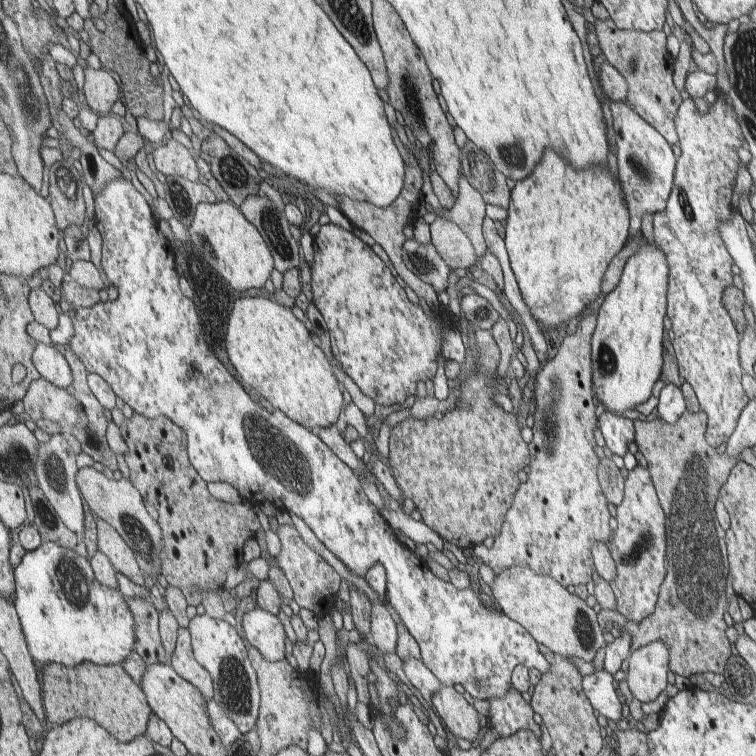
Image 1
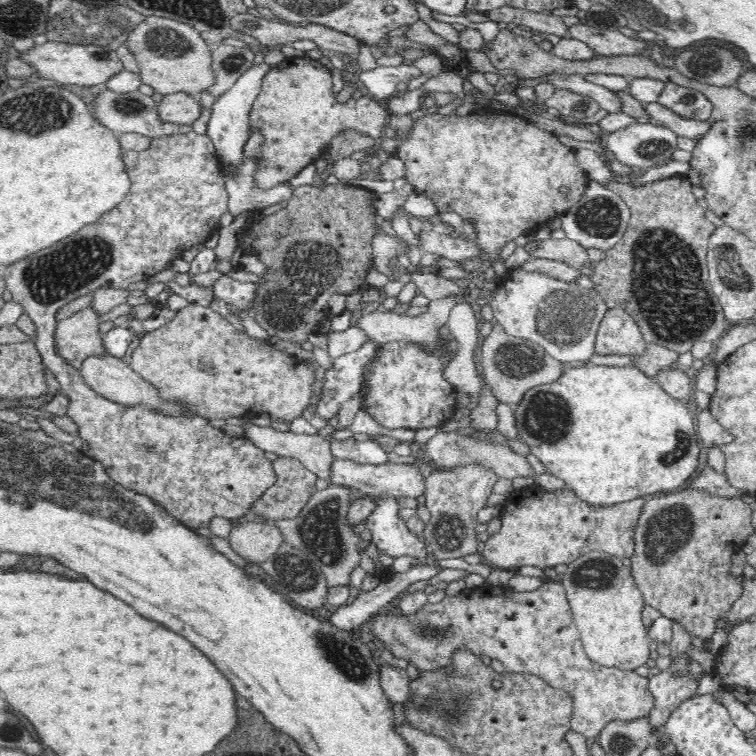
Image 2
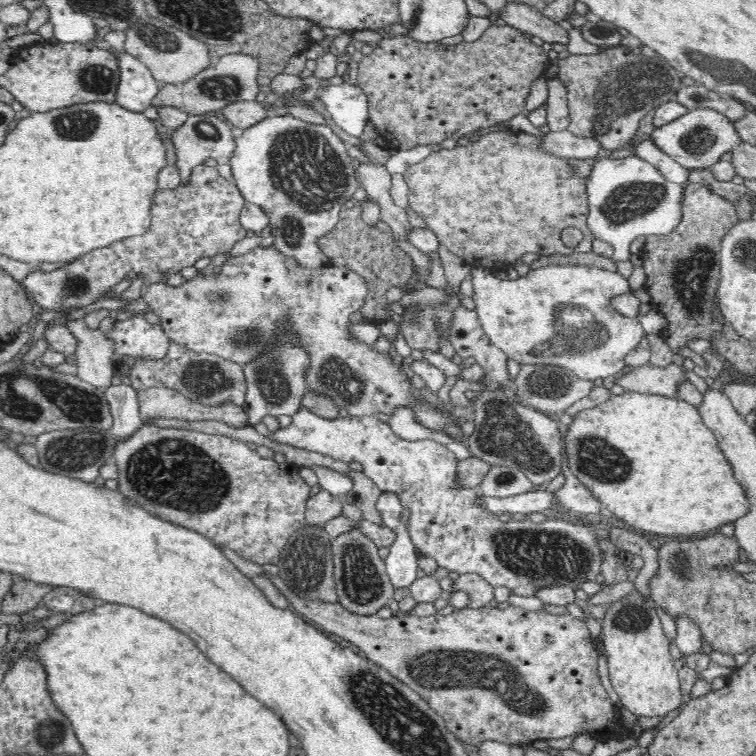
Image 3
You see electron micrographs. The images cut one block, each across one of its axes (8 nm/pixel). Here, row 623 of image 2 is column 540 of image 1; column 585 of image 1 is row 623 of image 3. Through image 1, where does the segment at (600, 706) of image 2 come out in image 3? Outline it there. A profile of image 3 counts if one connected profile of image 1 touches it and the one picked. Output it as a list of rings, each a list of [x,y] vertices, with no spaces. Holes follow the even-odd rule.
[[[279,575],[272,576],[271,579],[273,580],[273,583],[287,596],[287,599],[290,602],[290,607],[292,608],[292,610],[294,612],[298,613],[299,615],[302,615],[302,617],[306,621],[310,621],[312,624],[315,624],[316,626],[318,626],[320,628],[320,630],[324,631],[326,634],[330,634],[330,635],[333,634],[333,635],[340,636],[343,639],[351,642],[352,644],[355,644],[357,647],[359,647],[361,649],[362,654],[364,656],[366,656],[366,657],[368,657],[368,659],[374,661],[374,663],[382,666],[382,668],[386,669],[386,671],[388,671],[388,673],[392,673],[392,676],[396,677],[396,679],[399,679],[400,681],[404,682],[407,686],[410,686],[414,691],[416,691],[416,693],[418,693],[418,694],[420,694],[420,696],[422,696],[422,699],[424,699],[424,701],[426,701],[428,703],[428,705],[430,705],[430,708],[433,708],[435,710],[435,712],[439,714],[439,716],[445,721],[446,728],[448,728],[448,730],[450,730],[450,732],[452,732],[457,738],[459,738],[461,742],[463,741],[463,742],[469,744],[470,746],[474,746],[474,744],[476,744],[476,742],[478,742],[478,740],[480,740],[480,737],[485,737],[485,738],[491,738],[492,740],[498,740],[500,742],[504,742],[508,745],[519,744],[519,746],[522,746],[522,745],[531,744],[534,741],[536,741],[537,739],[564,738],[565,736],[574,736],[574,734],[578,734],[578,733],[583,733],[584,735],[586,735],[586,734],[591,735],[594,739],[597,739],[599,741],[599,736],[595,736],[596,730],[590,730],[590,726],[592,726],[592,724],[590,724],[590,720],[592,720],[592,718],[586,718],[586,714],[584,714],[584,712],[588,712],[588,710],[596,710],[596,706],[600,706],[600,704],[598,704],[598,702],[600,702],[600,700],[604,700],[604,698],[608,698],[608,696],[604,696],[604,694],[606,694],[606,690],[604,690],[603,683],[601,682],[601,678],[599,677],[599,656],[598,656],[598,652],[596,652],[597,645],[594,644],[594,642],[592,642],[592,634],[590,633],[590,630],[586,626],[586,623],[581,622],[580,620],[578,620],[578,618],[576,618],[576,616],[572,616],[571,613],[568,614],[568,612],[566,612],[566,614],[552,614],[552,612],[549,612],[548,610],[544,609],[543,607],[536,608],[535,610],[524,610],[523,608],[514,607],[514,606],[509,607],[509,608],[499,609],[498,607],[493,607],[491,605],[490,606],[487,605],[484,608],[473,608],[473,607],[468,606],[462,610],[449,610],[448,609],[444,612],[438,611],[438,613],[434,614],[434,616],[414,616],[410,612],[410,613],[394,614],[392,616],[392,618],[380,618],[380,617],[378,617],[378,615],[376,613],[375,614],[366,614],[366,616],[364,616],[362,614],[356,614],[354,612],[350,612],[349,610],[346,610],[342,605],[340,605],[339,602],[337,602],[337,603],[325,603],[325,602],[316,600],[316,598],[311,599],[310,597],[306,597],[304,594],[301,594],[301,593],[297,592],[296,590],[292,590],[290,588],[290,585],[287,585],[287,583]],[[497,660],[502,660],[502,662],[506,662],[506,664],[508,664],[508,666],[512,666],[512,668],[514,668],[514,670],[516,670],[516,674],[514,674],[514,678],[516,679],[516,682],[515,682],[515,680],[512,681],[511,685],[513,687],[511,690],[510,690],[510,681],[508,679],[508,673],[503,671],[504,676],[502,678],[500,677],[500,674],[496,673],[496,672],[498,672],[498,670],[500,670],[500,668],[502,668],[504,666],[503,663],[501,663],[501,662],[498,663]]]

